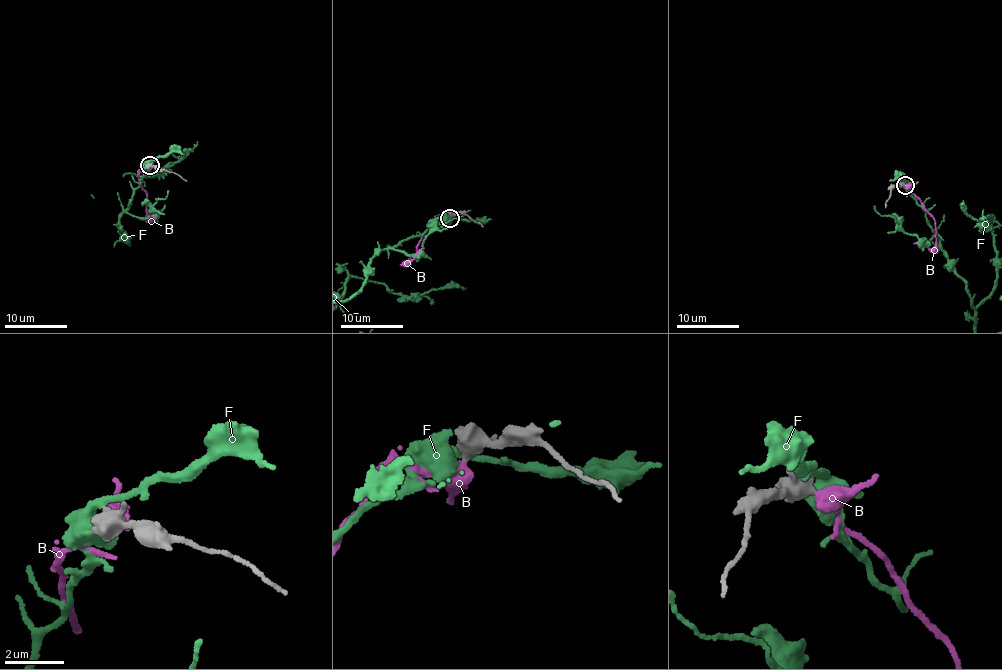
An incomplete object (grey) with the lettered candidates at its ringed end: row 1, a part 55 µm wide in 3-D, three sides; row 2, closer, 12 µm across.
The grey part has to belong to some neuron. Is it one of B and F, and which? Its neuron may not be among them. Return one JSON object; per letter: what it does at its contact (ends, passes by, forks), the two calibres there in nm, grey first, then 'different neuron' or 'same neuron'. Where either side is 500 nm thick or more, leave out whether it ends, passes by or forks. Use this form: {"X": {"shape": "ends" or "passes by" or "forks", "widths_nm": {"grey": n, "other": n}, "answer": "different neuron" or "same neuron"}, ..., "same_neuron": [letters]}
{"B": {"shape": "passes by", "widths_nm": {"grey": 440, "other": 440}, "answer": "same neuron"}, "F": {"shape": "passes by", "widths_nm": {"grey": 440, "other": 300}, "answer": "different neuron"}, "same_neuron": ["B"]}

